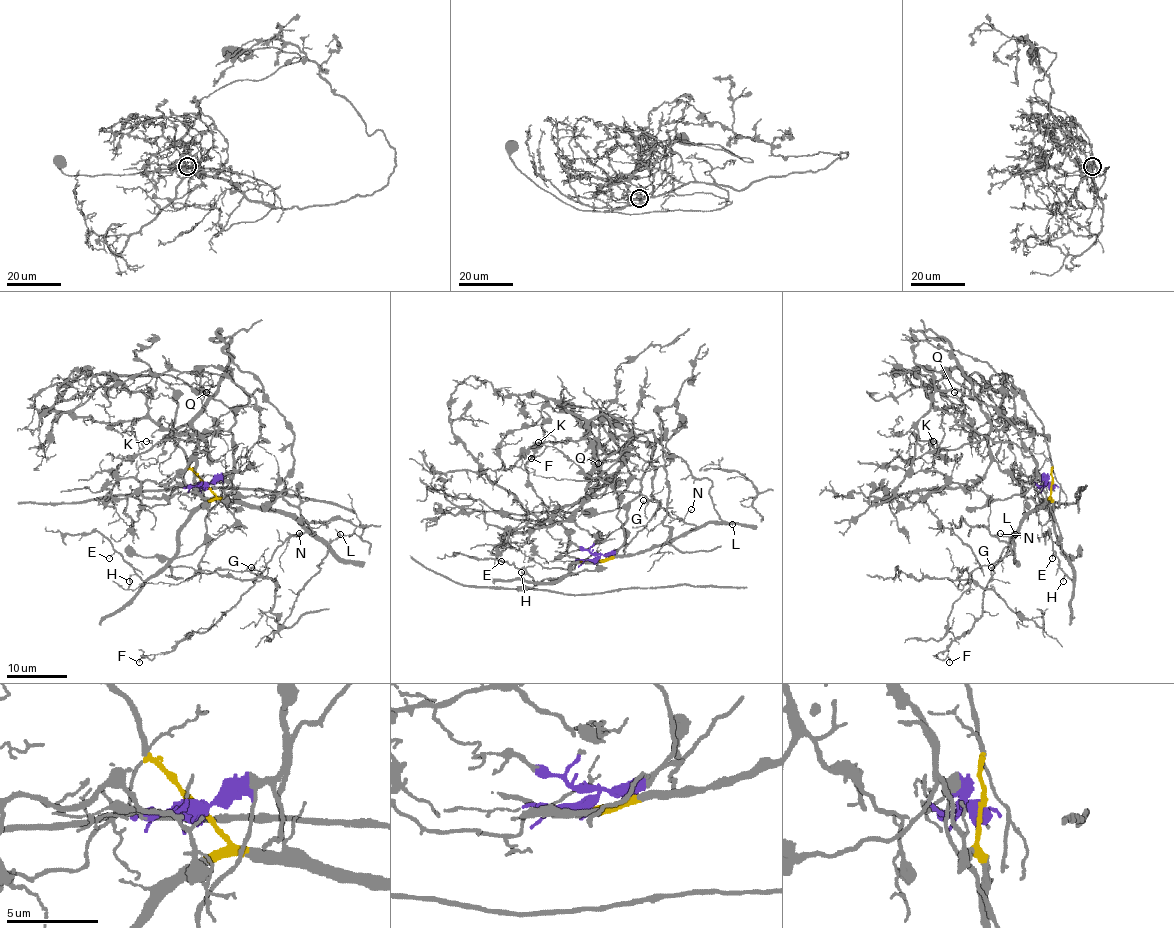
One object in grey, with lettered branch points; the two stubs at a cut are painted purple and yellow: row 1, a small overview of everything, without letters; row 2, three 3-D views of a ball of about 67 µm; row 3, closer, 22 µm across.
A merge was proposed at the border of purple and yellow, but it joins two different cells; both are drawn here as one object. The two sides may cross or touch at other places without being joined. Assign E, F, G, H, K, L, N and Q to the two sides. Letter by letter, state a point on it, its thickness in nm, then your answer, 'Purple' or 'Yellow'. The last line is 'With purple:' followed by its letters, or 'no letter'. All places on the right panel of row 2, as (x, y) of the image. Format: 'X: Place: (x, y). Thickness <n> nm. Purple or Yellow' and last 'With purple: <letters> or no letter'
E: Place: (1052, 558). Thickness 90 nm. Yellow
F: Place: (949, 662). Thickness 110 nm. Yellow
G: Place: (991, 567). Thickness 110 nm. Yellow
H: Place: (1063, 581). Thickness 100 nm. Yellow
K: Place: (933, 441). Thickness 100 nm. Purple
L: Place: (1015, 534). Thickness 140 nm. Yellow
N: Place: (1000, 533). Thickness 110 nm. Yellow
Q: Place: (954, 392). Thickness 140 nm. Purple
With purple: K, Q

